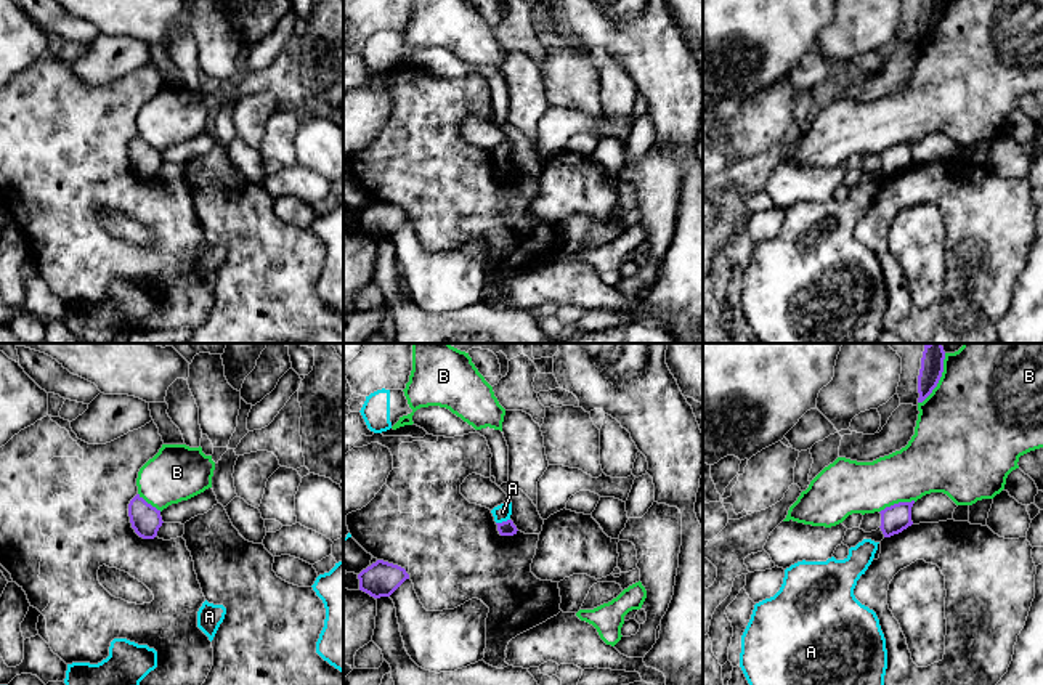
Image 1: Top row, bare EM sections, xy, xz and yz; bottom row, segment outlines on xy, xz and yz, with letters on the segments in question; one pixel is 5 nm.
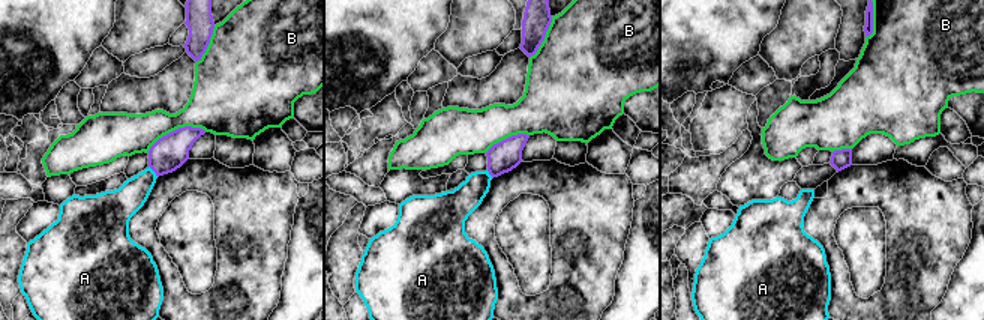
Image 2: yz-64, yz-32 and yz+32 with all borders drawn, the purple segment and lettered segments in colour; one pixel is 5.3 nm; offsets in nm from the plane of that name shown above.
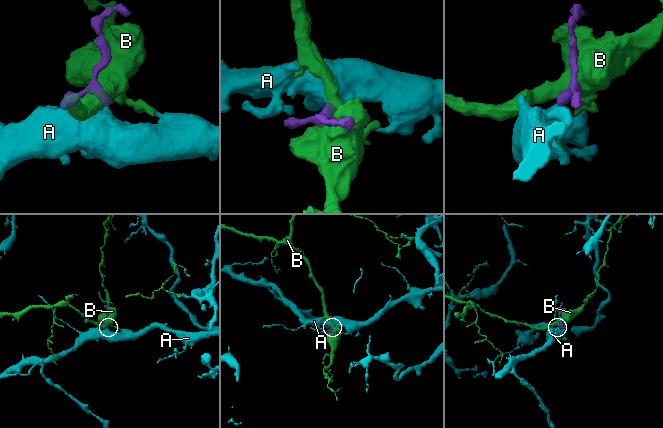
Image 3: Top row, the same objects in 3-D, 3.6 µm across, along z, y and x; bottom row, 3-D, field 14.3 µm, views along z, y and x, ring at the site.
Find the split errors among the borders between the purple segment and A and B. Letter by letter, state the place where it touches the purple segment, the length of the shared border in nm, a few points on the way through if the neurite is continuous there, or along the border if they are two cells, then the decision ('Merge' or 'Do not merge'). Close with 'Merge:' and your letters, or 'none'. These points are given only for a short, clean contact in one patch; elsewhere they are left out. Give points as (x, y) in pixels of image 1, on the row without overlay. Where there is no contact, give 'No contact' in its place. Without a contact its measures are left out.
A: Touches purple at xz (503, 162). Shared border 80 nm. Boundary: xz (509, 159), (496, 164). Do not merge
B: Touches purple at yz (937, 23). Shared border 260 nm. Do not merge
Merge: none

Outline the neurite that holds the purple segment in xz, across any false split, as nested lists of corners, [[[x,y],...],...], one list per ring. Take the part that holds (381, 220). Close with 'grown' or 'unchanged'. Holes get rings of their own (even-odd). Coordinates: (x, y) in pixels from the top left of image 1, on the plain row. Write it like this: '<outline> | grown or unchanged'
[[[377,201],[358,215],[359,231],[369,234],[374,239],[390,237],[409,215],[404,209]]] | unchanged

